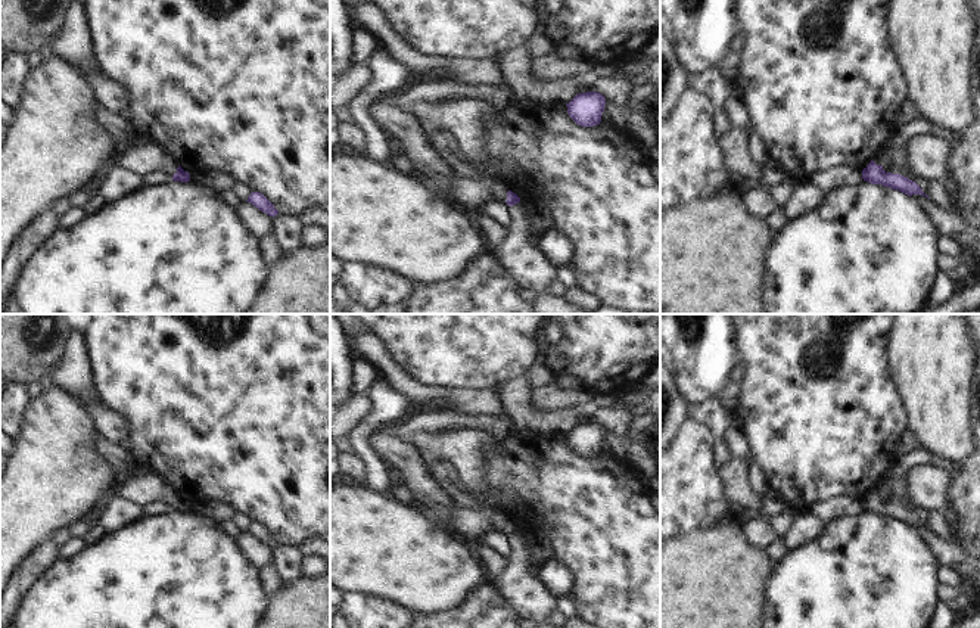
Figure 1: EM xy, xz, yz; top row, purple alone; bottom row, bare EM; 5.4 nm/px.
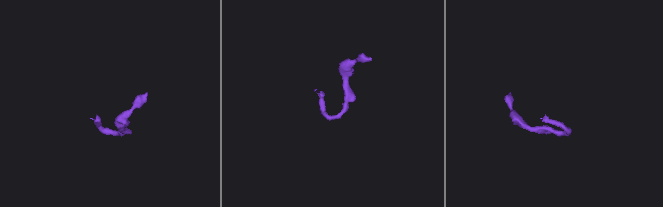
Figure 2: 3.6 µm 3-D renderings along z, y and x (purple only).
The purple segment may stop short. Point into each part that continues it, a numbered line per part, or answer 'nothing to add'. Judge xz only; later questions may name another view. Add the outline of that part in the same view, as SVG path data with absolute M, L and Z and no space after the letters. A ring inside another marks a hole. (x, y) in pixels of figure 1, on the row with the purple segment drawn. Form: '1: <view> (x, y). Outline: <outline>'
1: xz (472, 193). Outline: M449 177L448 187L458 196L466 208L482 209L492 199L507 200L508 186L500 177L483 177L480 180L469 180L461 177Z

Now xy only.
1: xy (145, 158). Outline: M159 143L122 146L113 159L113 167L122 167L140 175L164 171L172 177L178 165L178 159L171 156Z

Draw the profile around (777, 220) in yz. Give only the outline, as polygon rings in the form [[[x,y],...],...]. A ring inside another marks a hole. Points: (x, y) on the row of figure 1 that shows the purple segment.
[[[777,208],[765,221],[772,231],[778,231],[790,221],[790,218],[784,214],[783,208]]]

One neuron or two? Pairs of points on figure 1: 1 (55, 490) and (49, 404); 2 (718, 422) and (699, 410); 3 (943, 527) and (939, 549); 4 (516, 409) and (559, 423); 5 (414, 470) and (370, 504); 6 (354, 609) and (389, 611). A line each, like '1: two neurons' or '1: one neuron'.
1: one neuron
2: one neuron
3: two neurons
4: one neuron
5: two neurons
6: one neuron

